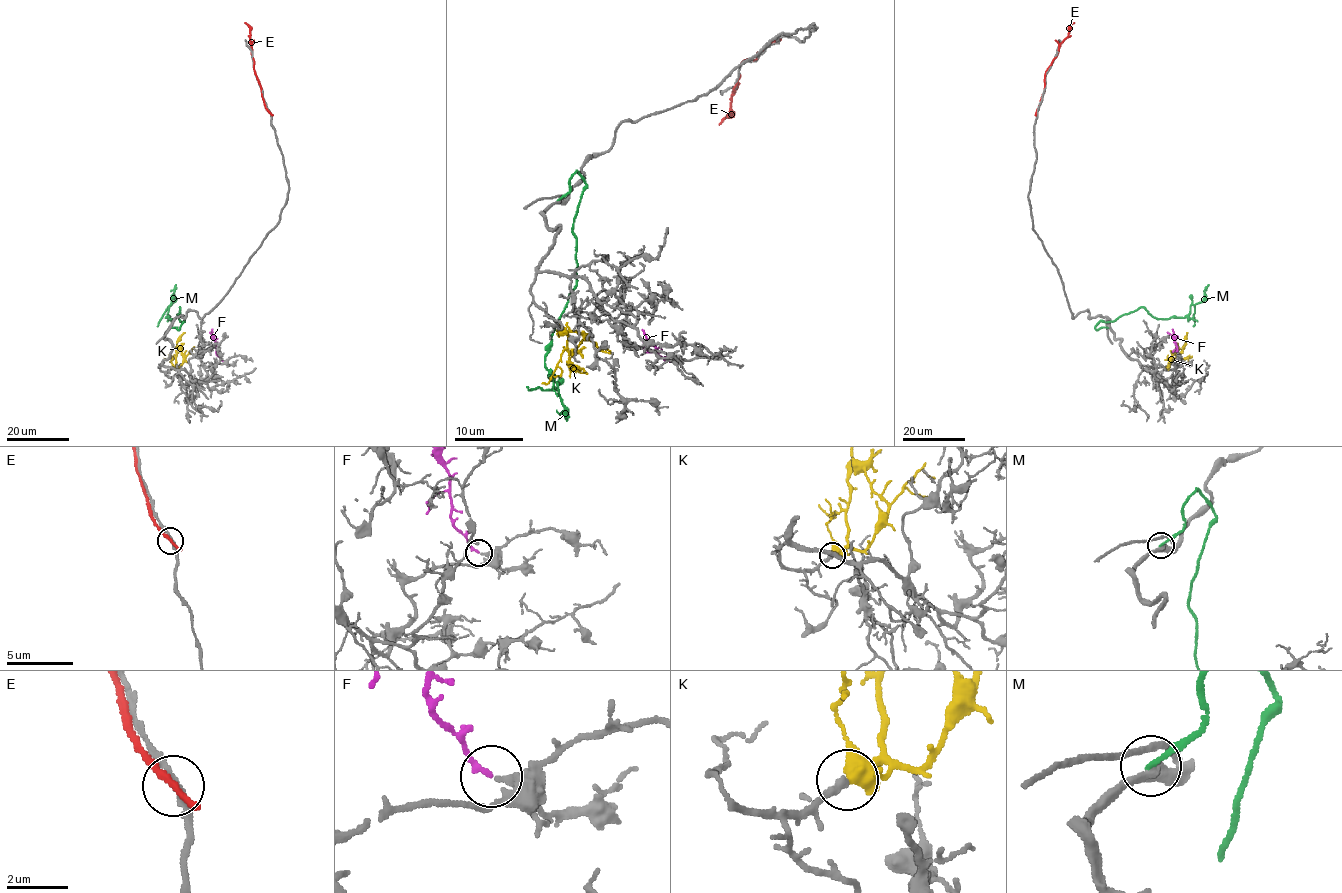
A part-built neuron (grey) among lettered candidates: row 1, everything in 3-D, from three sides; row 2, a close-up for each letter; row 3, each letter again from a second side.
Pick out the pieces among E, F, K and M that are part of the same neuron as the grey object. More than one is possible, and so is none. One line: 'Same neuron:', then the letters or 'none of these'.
Same neuron: F, K

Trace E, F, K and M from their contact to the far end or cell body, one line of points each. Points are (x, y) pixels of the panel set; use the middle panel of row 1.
E: (775, 41), (761, 49), (754, 60), (744, 60), (739, 65), (730, 113), (718, 125)
F: (671, 361), (657, 353), (641, 329)
K: (559, 329), (564, 329), (568, 336), (569, 368), (587, 372)
M: (557, 200), (576, 171), (585, 183), (573, 231), (576, 286), (544, 366), (557, 385), (566, 421)

